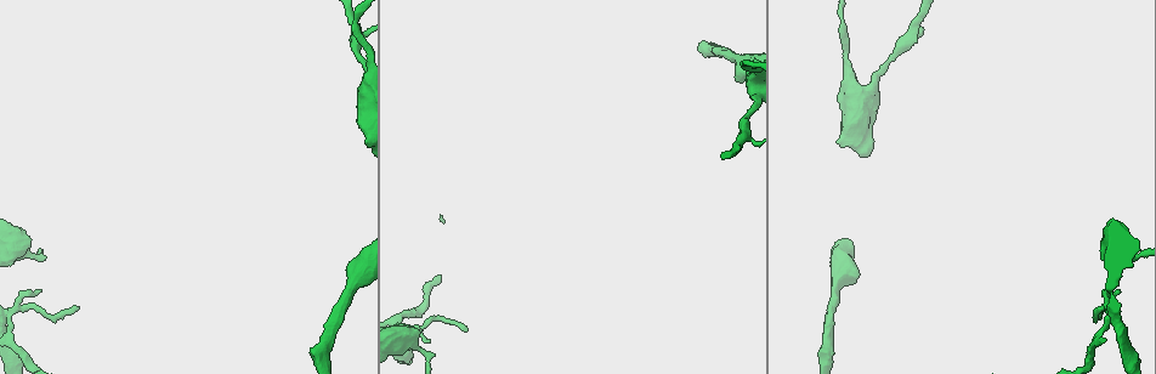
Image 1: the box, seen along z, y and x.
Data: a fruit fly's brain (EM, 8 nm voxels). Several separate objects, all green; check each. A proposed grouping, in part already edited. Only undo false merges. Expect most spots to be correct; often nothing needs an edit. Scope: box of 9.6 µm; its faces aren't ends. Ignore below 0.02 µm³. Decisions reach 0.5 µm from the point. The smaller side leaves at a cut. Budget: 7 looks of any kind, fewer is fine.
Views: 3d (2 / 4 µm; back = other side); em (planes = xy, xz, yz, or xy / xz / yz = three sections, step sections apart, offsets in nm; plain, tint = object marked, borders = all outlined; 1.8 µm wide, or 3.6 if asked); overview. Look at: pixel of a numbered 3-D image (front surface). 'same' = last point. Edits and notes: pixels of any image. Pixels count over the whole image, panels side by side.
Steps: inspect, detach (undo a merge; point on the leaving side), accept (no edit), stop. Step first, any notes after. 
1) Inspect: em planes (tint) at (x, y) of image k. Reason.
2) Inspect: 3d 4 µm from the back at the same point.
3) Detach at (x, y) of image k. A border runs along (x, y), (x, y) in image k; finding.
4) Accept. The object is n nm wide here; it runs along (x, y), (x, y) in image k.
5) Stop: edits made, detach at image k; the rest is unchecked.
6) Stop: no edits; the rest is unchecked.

Inspect: 3d 2 µm at (354, 39) of image 1. Abrupt turn.

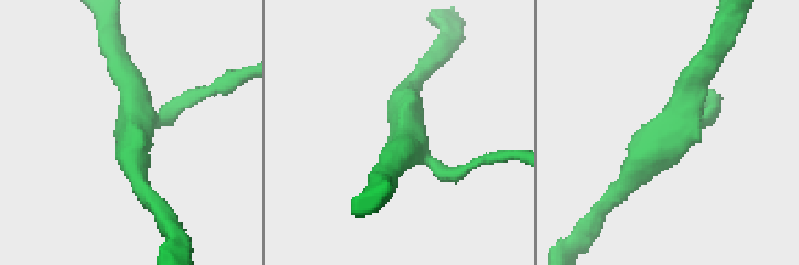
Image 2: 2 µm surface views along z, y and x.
Inspect: em xy step 4 (borders) at (682, 121) of image 2. Need the tissue.

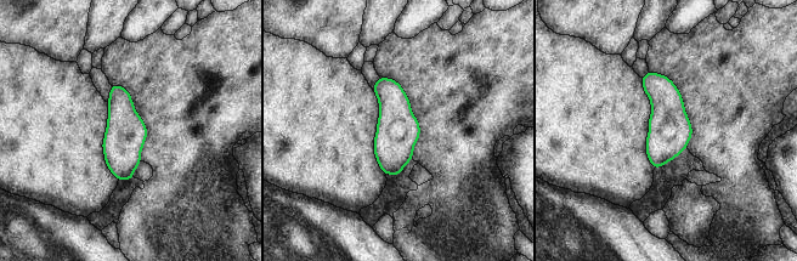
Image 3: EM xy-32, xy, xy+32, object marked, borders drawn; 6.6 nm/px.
Accept. The object is 280 nm wide here; one neuron here.

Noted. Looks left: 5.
Inspect: em 3.6 µm planes (tint) at (838, 278) of image 1. Calibre changes.

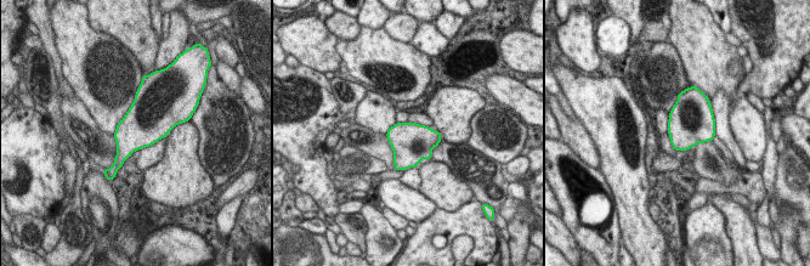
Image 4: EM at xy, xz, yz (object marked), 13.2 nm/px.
Accept. The object is 550 nm wide here; all the same neuron.

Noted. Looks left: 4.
Inspect: em planes (plain) at (1106, 322) of image 1. Four-way junction.

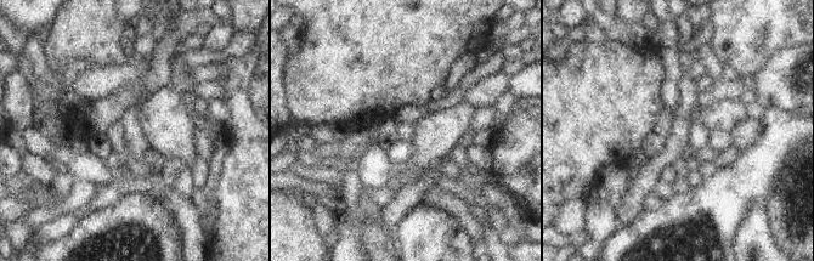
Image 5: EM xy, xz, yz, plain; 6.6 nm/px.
Inspect: em planes (tint) at the same point.

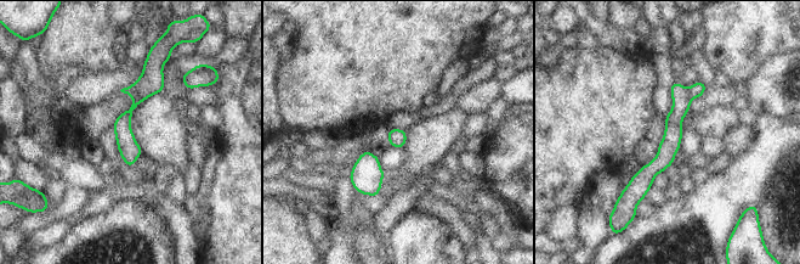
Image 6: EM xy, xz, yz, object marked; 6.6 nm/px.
Detach at (681, 96) of image 6. The part that leaves runs along (676, 85), (670, 145), (633, 198) in image 6; a second neuron is stuck on.

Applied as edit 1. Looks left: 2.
Stop: edits made, detach at image 6; the rest is unchecked.

